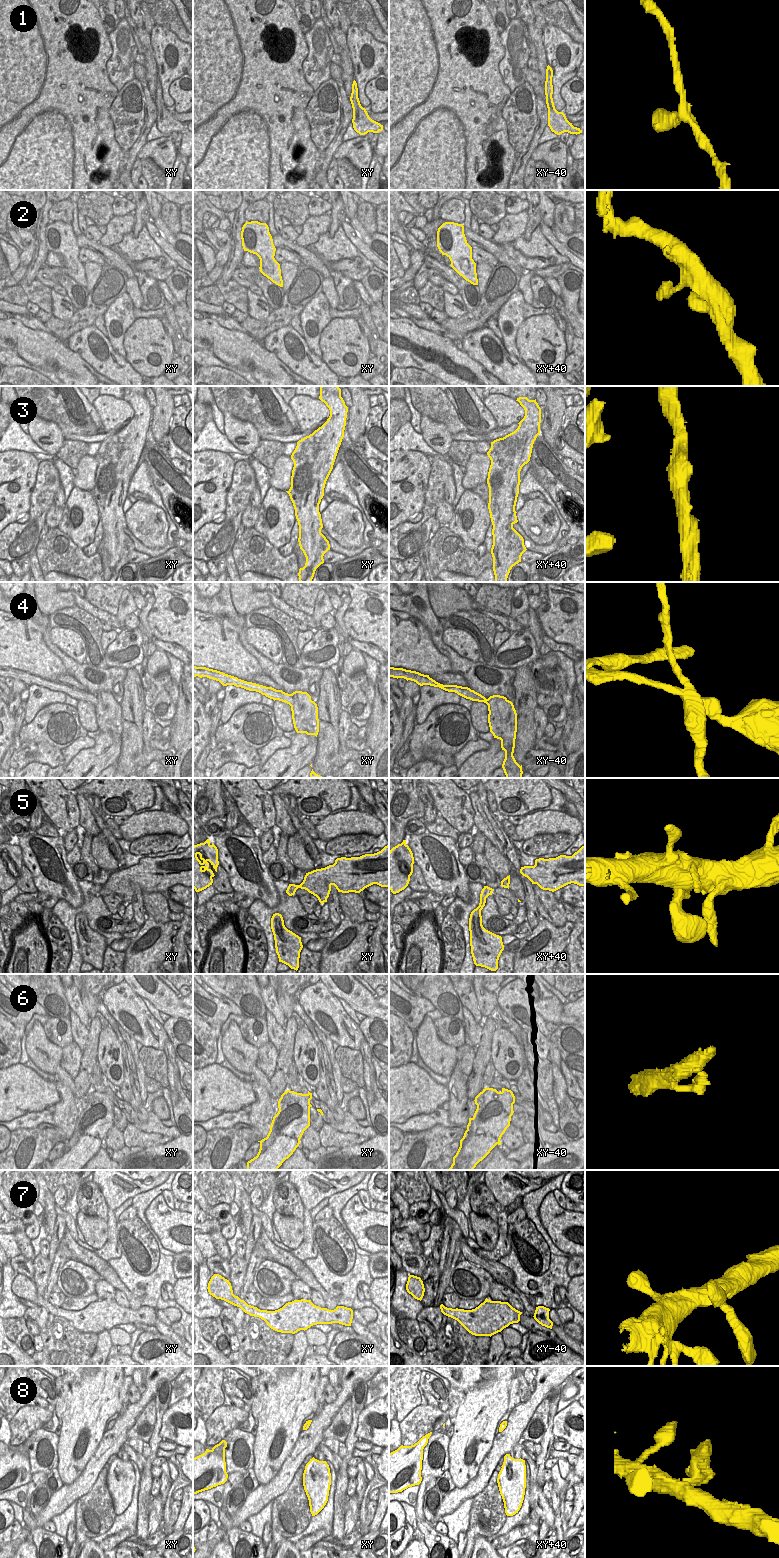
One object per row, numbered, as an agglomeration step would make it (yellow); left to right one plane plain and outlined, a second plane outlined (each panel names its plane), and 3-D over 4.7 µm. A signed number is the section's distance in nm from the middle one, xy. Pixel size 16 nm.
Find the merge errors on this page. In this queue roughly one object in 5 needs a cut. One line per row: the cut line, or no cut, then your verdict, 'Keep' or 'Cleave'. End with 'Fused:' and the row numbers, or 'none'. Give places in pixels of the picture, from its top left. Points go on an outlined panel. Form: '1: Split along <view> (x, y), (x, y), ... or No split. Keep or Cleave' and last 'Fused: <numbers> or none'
1: No split. Keep
2: No split. Keep
3: No split. Keep
4: Split along xy (291, 694), (300, 702), (297, 723), (294, 726). Cleave
5: No split. Keep
6: No split. Keep
7: No split. Keep
8: No split. Keep
Fused: 4.

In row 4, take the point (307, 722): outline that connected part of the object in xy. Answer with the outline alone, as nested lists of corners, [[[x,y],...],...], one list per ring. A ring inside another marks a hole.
[[[295,691],[292,696],[298,698],[301,702],[298,710],[297,725],[294,726],[296,732],[317,737],[319,732],[317,704],[311,700],[311,696],[307,692]]]

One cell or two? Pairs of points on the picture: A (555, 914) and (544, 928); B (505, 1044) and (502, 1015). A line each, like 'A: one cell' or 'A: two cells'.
A: two cells
B: two cells

